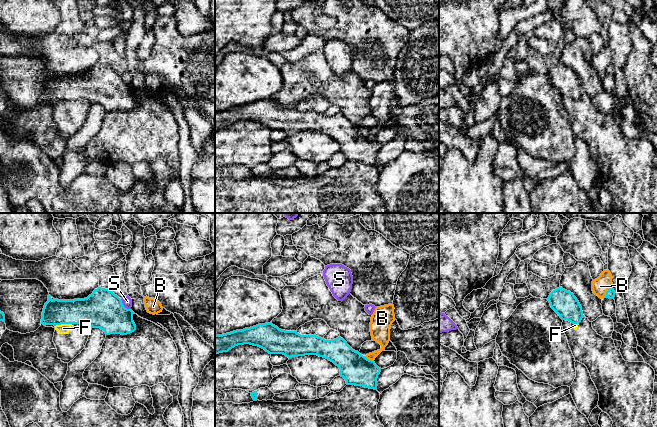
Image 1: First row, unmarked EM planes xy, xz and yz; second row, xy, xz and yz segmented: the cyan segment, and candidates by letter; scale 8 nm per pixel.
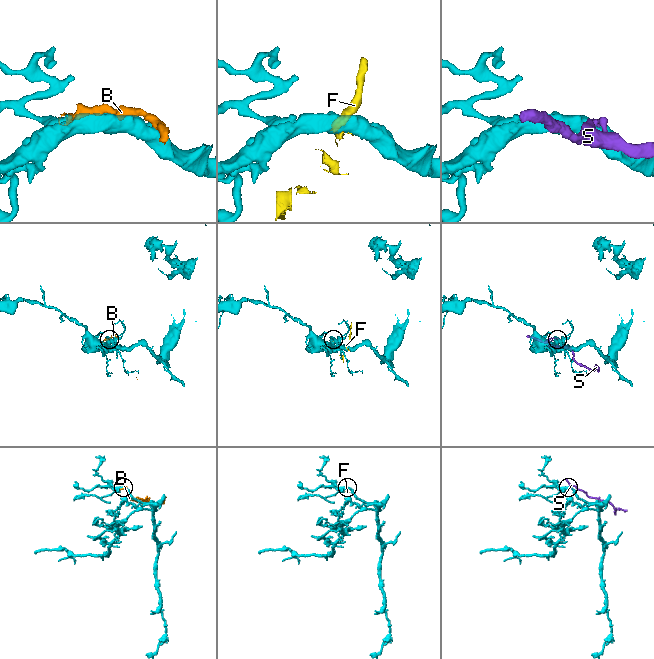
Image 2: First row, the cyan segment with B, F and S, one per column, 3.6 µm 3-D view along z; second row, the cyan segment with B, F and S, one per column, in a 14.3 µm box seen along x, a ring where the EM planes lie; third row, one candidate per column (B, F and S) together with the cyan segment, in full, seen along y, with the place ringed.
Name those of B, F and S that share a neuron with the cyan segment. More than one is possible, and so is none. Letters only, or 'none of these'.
none of these

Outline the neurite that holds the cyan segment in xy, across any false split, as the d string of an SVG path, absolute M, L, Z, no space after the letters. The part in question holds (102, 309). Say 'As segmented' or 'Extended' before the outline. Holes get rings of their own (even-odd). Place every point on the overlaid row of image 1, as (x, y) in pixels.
As segmented. M98 287L84 299L52 300L48 295L41 324L88 324L100 328L106 335L127 335L136 330L133 314L112 291Z

